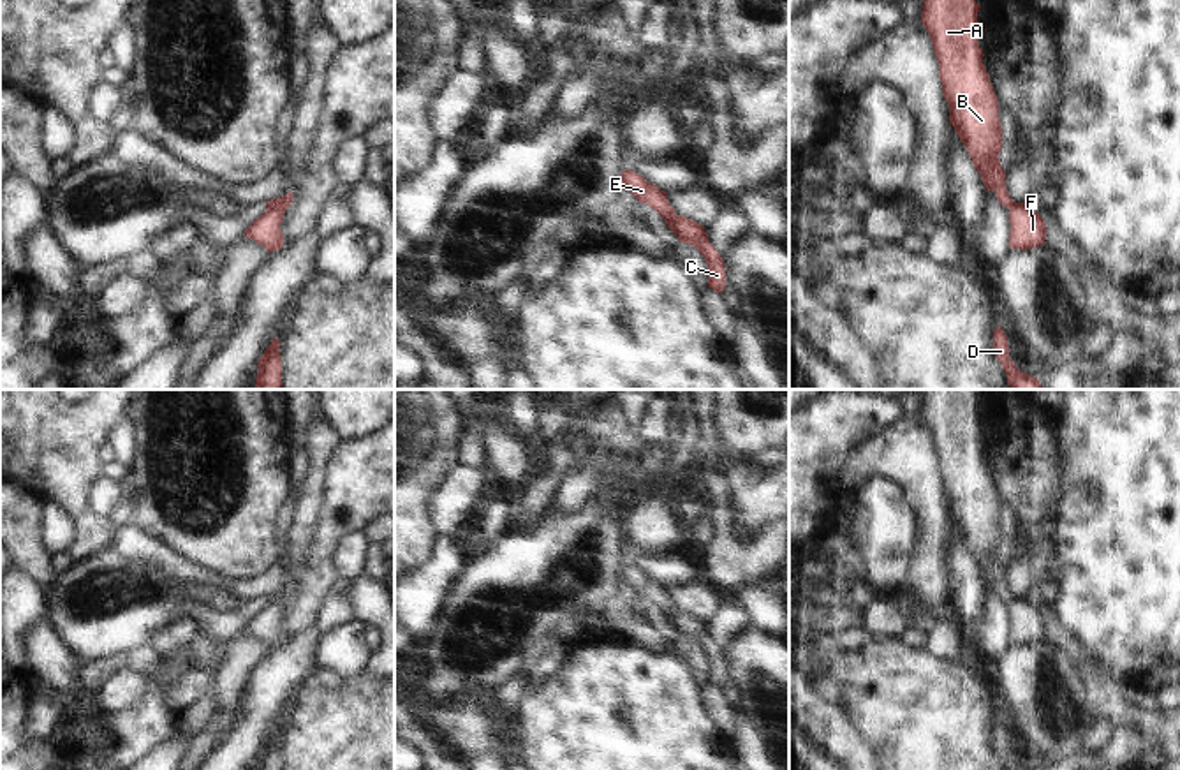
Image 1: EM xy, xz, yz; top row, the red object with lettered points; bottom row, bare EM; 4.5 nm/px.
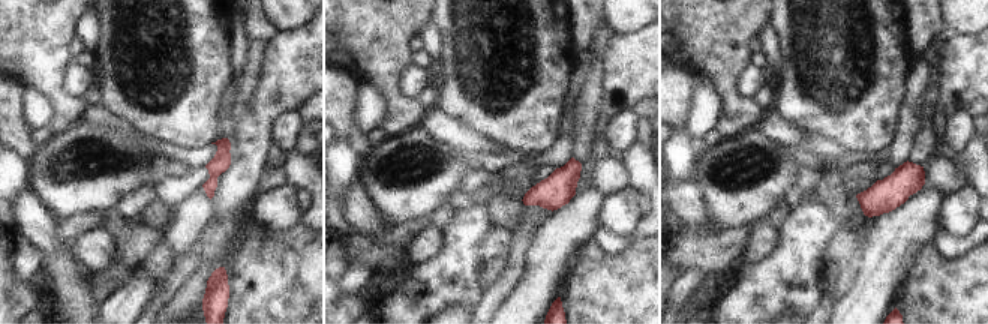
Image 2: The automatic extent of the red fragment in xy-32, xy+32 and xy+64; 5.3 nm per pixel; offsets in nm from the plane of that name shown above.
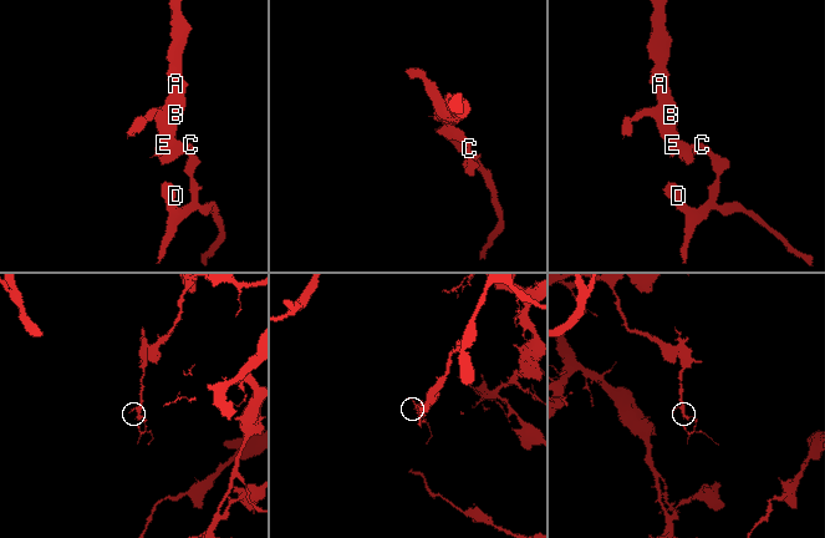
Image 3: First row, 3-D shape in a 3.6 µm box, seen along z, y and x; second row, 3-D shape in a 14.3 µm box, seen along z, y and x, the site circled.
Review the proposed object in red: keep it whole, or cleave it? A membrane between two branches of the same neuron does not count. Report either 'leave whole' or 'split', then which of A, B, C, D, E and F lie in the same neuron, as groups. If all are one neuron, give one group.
split; A B E / C D F

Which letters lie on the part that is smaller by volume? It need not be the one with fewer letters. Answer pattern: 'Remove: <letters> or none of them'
Remove: C, D, F

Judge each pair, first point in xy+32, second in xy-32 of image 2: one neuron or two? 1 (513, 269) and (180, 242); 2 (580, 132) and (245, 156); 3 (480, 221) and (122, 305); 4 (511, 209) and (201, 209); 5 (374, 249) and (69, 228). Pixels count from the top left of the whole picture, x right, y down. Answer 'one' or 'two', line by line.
1: one
2: two
3: two
4: two
5: one

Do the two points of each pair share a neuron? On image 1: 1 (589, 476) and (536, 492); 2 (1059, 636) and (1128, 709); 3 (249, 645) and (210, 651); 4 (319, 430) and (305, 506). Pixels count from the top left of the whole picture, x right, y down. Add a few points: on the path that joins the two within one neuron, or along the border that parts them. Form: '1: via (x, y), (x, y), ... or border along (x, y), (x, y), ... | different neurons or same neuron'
1: border along (578, 448), (578, 459), (559, 483), (548, 506) | different neurons
2: via (1076, 652), (1110, 691) | same neuron
3: border along (226, 642), (221, 659), (212, 668) | different neurons
4: via (317, 450), (310, 487) | same neuron

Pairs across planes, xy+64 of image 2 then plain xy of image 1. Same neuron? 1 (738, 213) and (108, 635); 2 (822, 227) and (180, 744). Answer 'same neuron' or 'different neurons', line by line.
1: same neuron
2: different neurons

